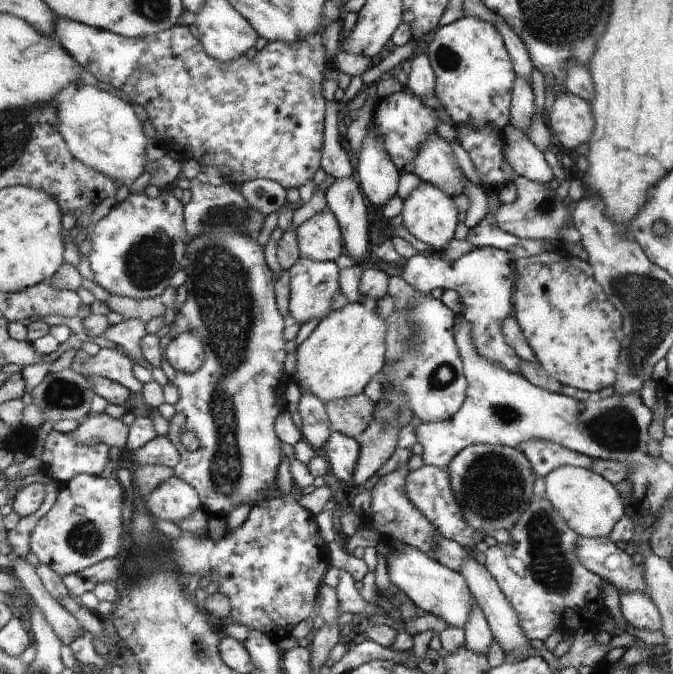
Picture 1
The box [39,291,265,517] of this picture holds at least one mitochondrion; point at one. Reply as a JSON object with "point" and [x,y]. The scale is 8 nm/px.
{"point":[61,393]}

